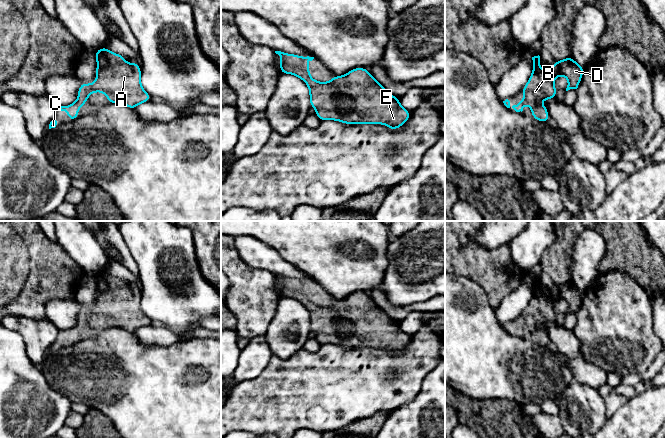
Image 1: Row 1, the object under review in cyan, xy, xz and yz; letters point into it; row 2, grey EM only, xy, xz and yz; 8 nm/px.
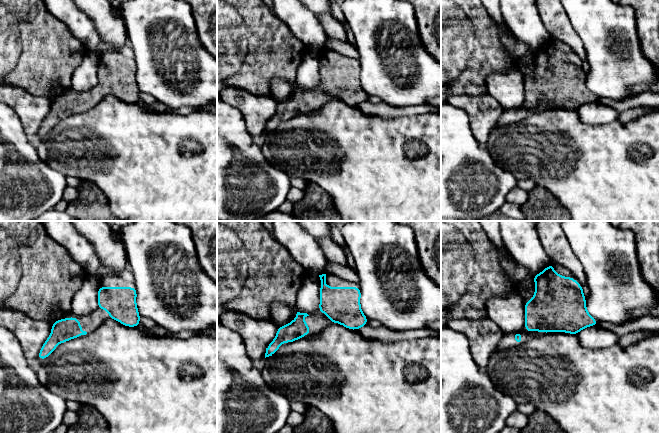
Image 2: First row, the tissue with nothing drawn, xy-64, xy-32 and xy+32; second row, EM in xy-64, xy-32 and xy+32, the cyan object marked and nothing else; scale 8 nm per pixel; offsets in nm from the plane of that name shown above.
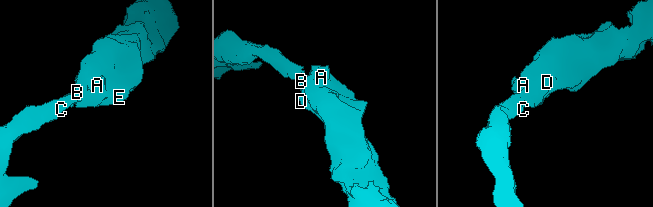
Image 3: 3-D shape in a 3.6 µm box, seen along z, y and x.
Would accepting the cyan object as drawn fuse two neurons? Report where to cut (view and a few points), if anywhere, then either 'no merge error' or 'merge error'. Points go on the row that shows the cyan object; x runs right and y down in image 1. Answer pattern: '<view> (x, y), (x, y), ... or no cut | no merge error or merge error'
no cut | no merge error

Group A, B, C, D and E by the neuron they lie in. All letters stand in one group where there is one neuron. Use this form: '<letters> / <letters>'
A B C D E

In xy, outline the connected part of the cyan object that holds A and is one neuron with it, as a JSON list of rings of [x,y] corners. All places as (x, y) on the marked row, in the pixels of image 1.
[[[106,46],[95,51],[97,68],[93,84],[81,83],[77,100],[59,110],[68,112],[68,119],[78,118],[79,109],[88,102],[88,96],[102,92],[108,98],[108,104],[119,103],[135,109],[140,103],[151,101],[141,85],[141,69],[138,62],[126,63],[126,56],[109,51]]]

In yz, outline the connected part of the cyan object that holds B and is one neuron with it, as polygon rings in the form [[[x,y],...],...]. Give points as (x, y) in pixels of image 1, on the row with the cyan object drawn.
[[[539,55],[532,57],[532,60],[532,74],[529,81],[522,89],[522,93],[525,97],[519,101],[518,105],[513,105],[512,108],[516,112],[522,112],[524,105],[528,103],[534,119],[540,122],[549,122],[547,107],[538,102],[545,99],[556,98],[557,92],[554,79],[558,76],[567,77],[568,85],[566,91],[577,89],[581,82],[585,67],[579,66],[576,61],[569,56],[566,59],[556,61],[548,71],[544,71],[540,67]]]

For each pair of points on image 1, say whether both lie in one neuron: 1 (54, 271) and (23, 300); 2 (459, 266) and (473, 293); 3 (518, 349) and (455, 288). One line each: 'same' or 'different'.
1: same
2: different
3: same

